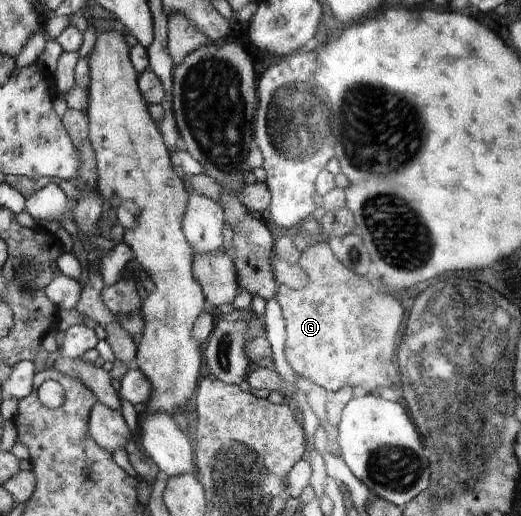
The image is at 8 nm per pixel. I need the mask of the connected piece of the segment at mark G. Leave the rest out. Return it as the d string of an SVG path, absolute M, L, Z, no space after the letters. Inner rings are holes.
M324 241L309 244L301 253L297 264L303 269L307 284L299 290L279 284L275 295L285 319L286 339L283 351L292 369L298 376L323 387L328 393L338 391L344 386L362 387L368 393L378 387L388 387L392 383L388 371L396 353L396 335L404 319L400 303L370 285L366 277L360 277L342 265L332 253L329 243Z

